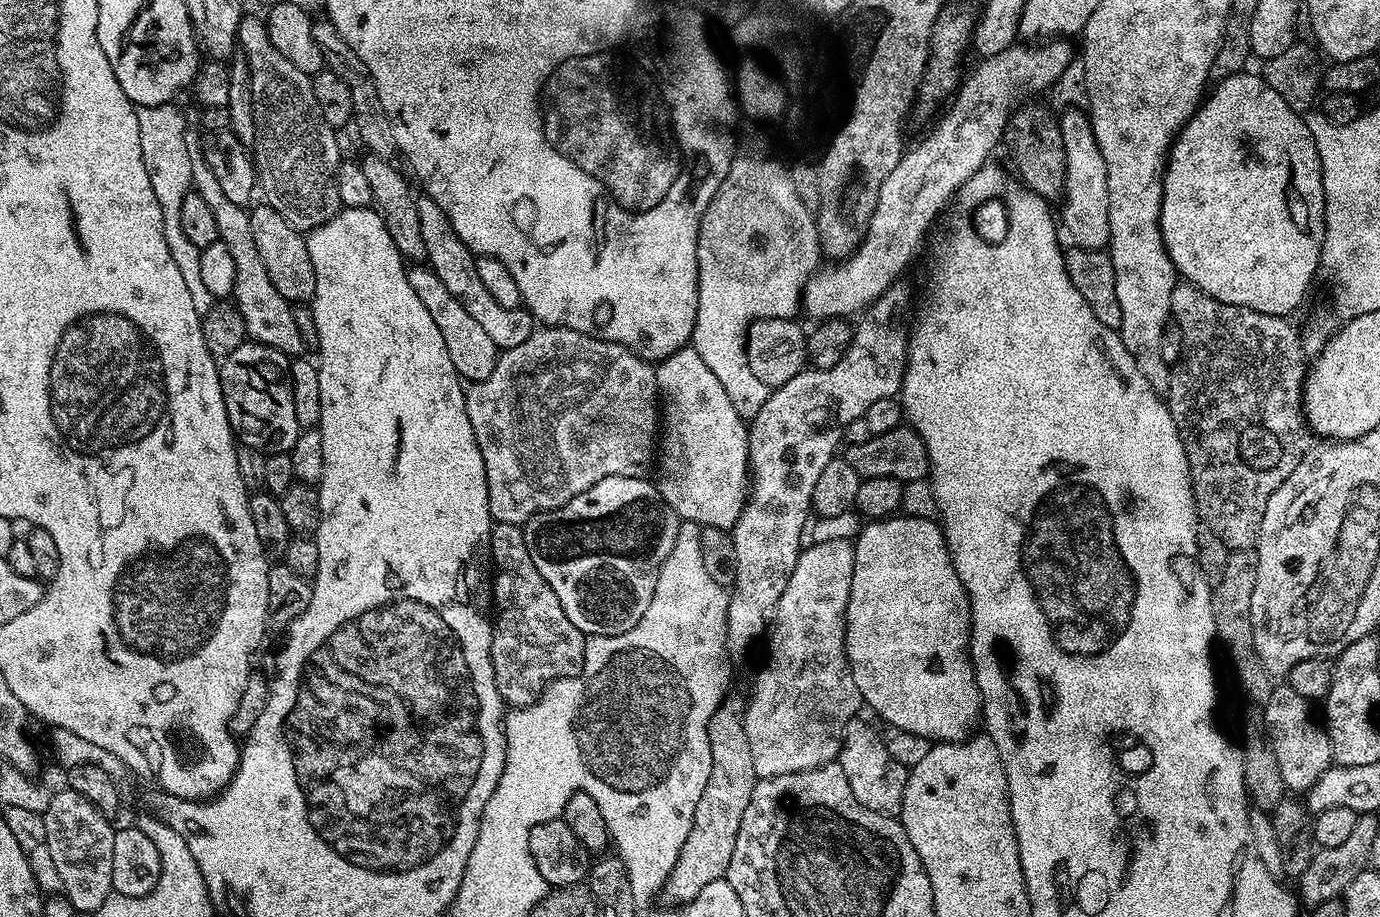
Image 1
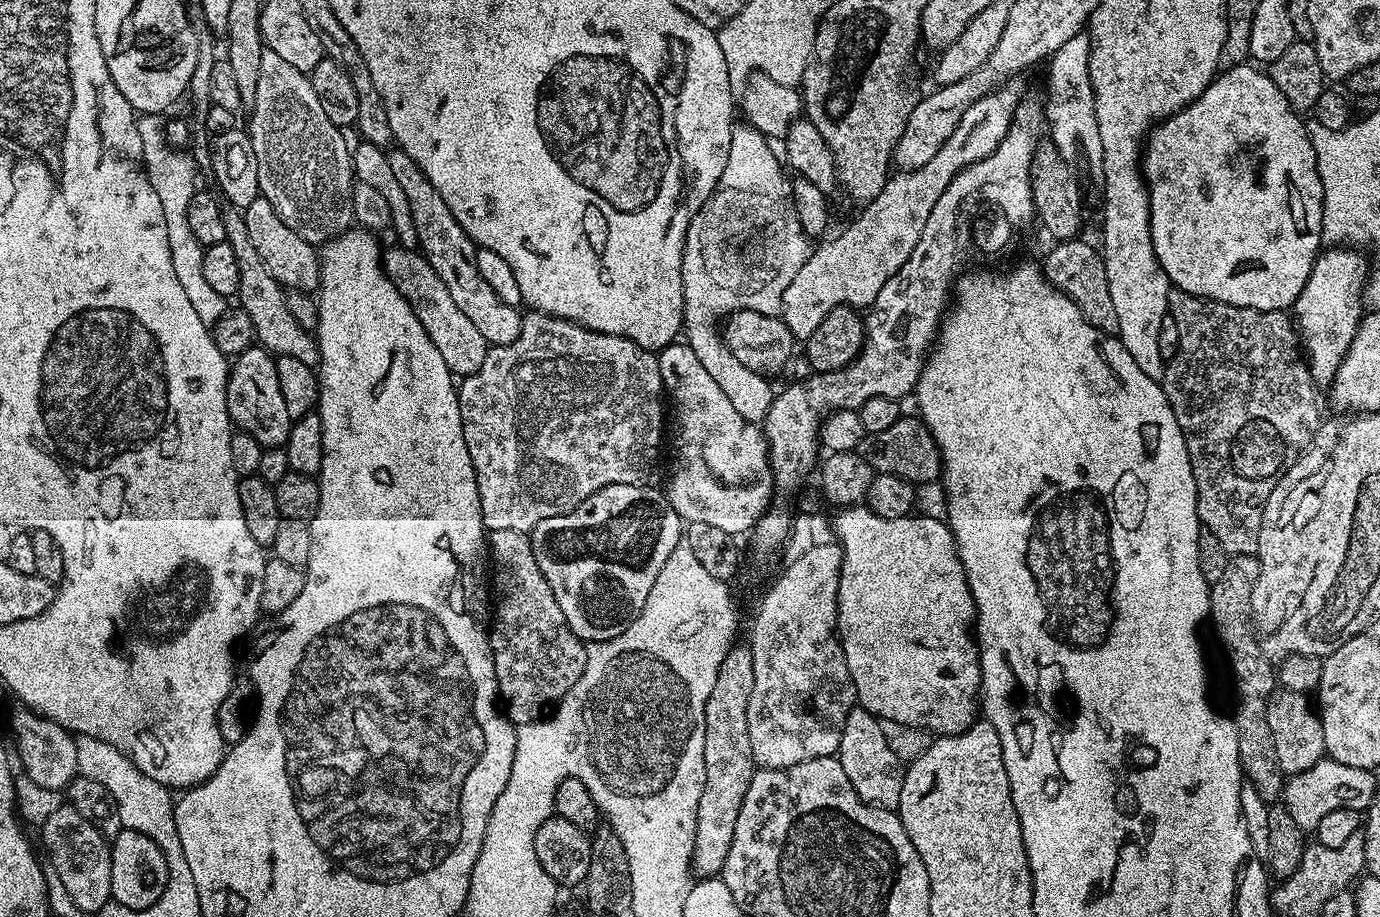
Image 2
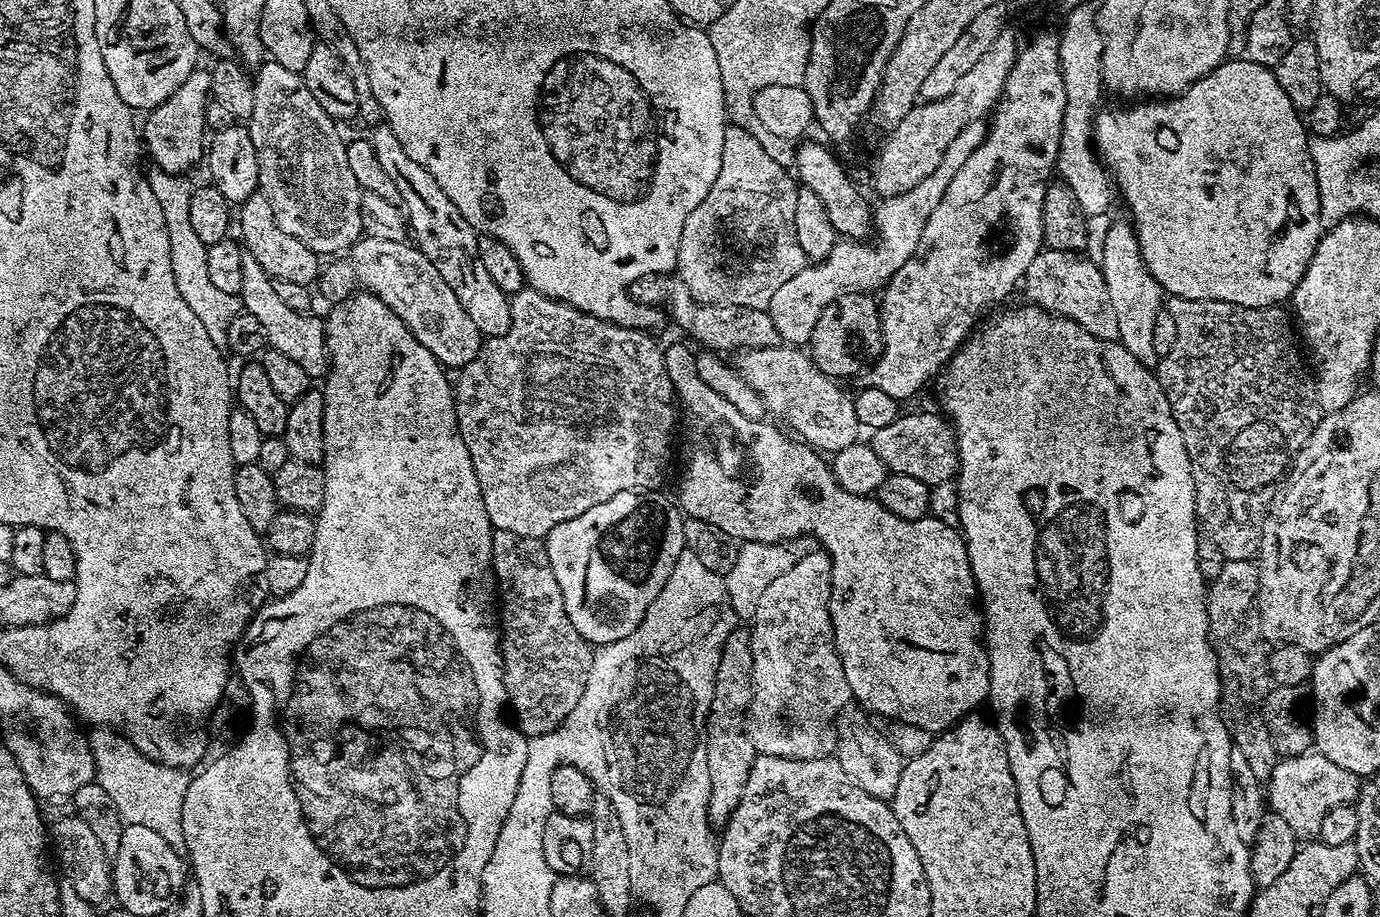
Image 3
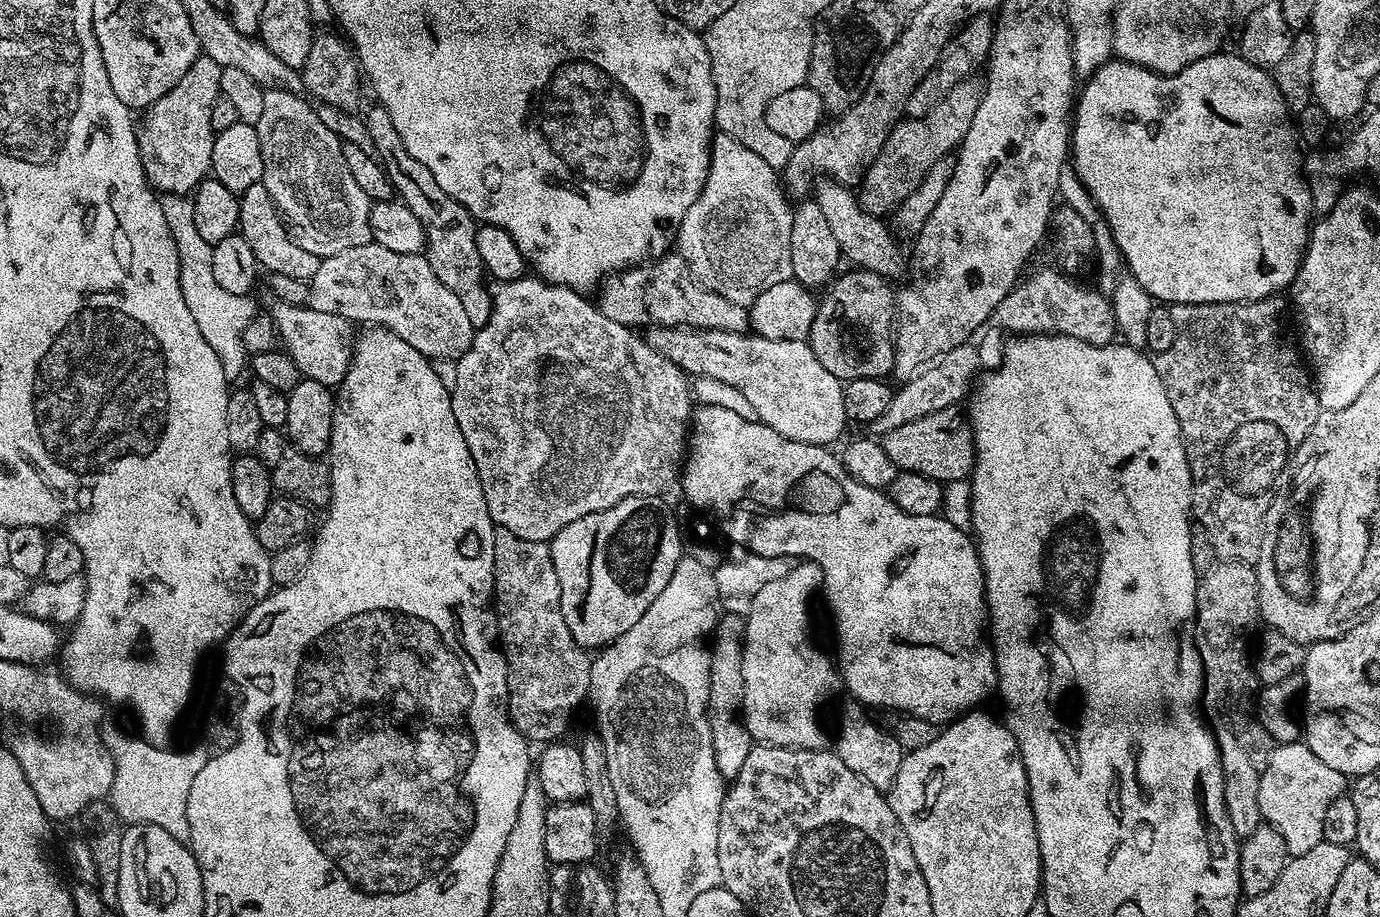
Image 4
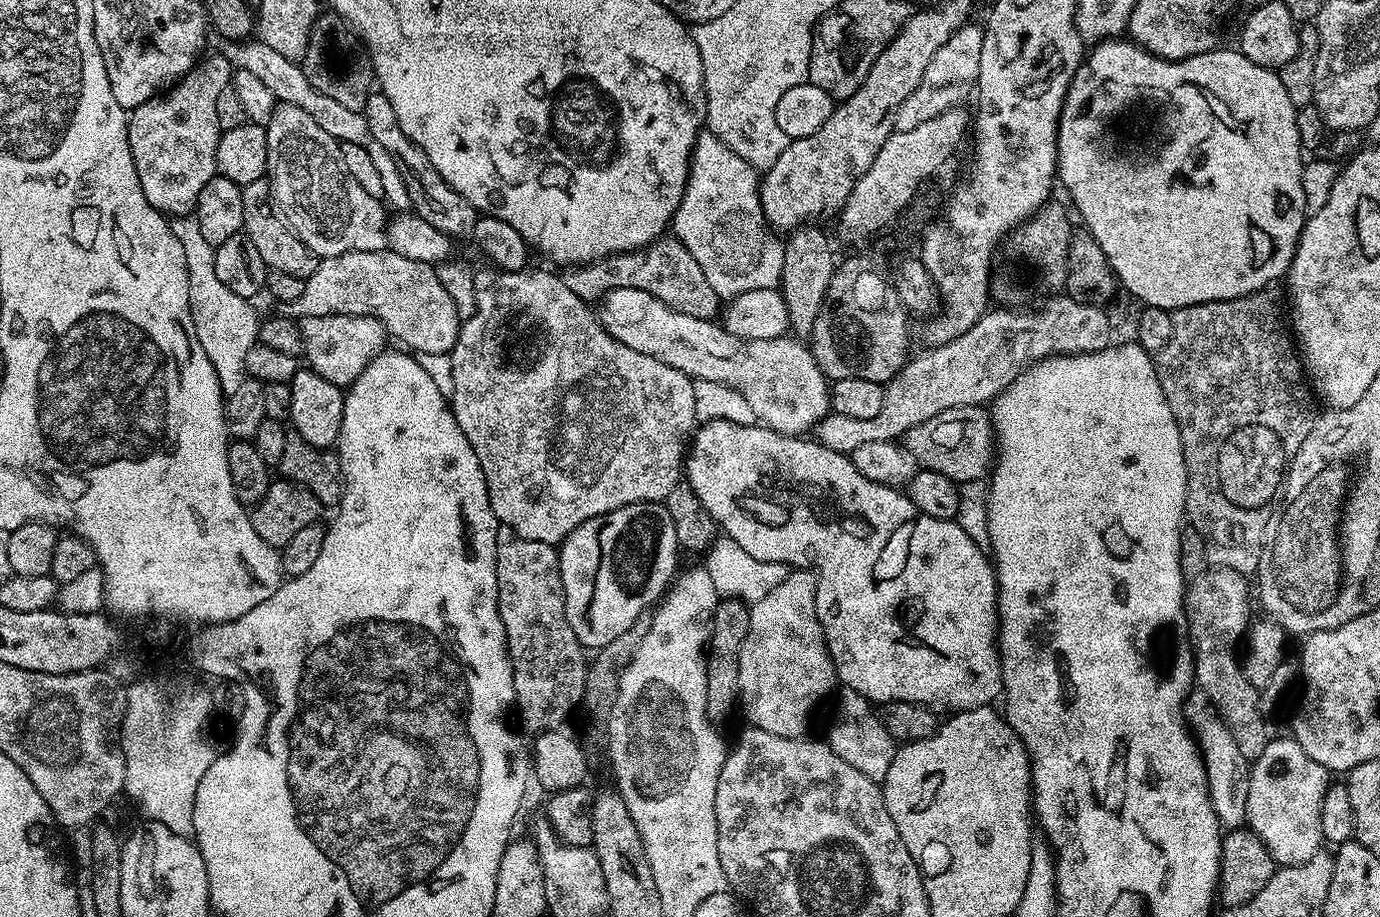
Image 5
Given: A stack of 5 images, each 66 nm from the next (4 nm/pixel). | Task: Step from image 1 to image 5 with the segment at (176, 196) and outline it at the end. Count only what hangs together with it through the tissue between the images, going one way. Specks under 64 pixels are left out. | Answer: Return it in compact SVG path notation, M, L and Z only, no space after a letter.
M175 217L171 225L174 236L178 238L182 250L186 253L187 278L190 282L190 314L195 336L203 352L210 358L211 365L214 366L220 388L225 395L228 395L233 393L236 387L239 387L239 383L246 378L246 355L259 339L260 317L258 318L252 308L251 301L242 299L219 281L218 274L215 273L215 245L203 237L196 218Z

